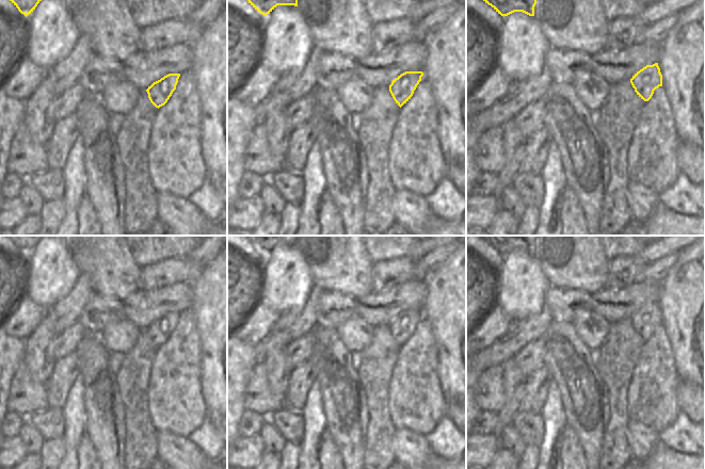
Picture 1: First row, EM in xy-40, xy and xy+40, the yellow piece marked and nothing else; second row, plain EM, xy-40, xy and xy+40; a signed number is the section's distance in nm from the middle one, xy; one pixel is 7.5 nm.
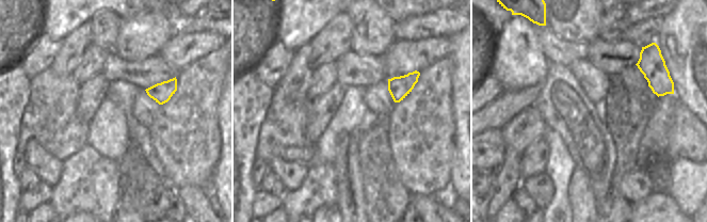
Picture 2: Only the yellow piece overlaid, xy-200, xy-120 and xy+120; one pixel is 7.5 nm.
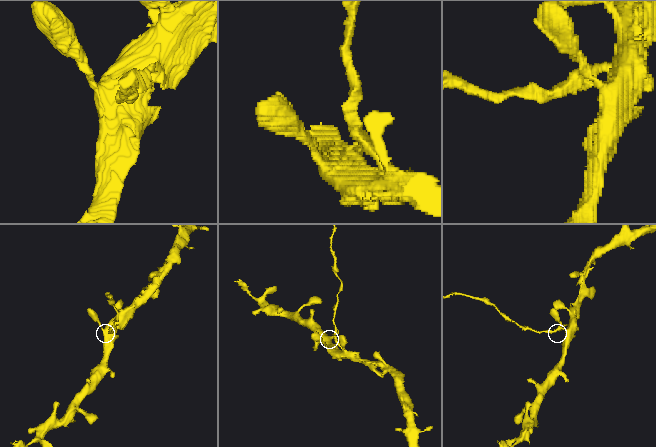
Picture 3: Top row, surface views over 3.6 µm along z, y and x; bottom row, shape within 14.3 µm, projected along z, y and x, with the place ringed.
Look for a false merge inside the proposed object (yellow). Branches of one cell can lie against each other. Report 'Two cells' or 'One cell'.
Two cells.

